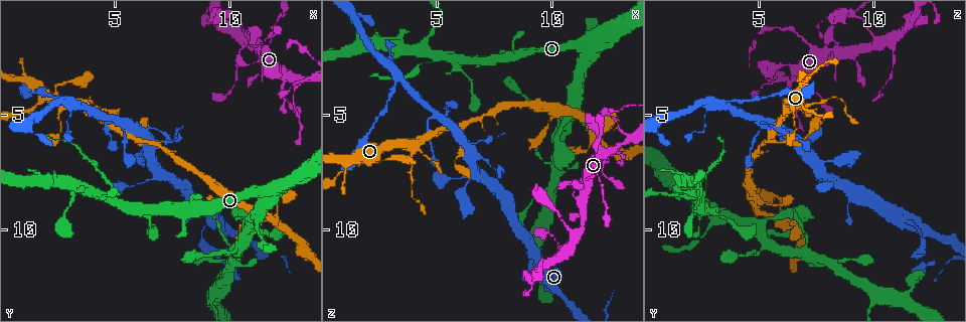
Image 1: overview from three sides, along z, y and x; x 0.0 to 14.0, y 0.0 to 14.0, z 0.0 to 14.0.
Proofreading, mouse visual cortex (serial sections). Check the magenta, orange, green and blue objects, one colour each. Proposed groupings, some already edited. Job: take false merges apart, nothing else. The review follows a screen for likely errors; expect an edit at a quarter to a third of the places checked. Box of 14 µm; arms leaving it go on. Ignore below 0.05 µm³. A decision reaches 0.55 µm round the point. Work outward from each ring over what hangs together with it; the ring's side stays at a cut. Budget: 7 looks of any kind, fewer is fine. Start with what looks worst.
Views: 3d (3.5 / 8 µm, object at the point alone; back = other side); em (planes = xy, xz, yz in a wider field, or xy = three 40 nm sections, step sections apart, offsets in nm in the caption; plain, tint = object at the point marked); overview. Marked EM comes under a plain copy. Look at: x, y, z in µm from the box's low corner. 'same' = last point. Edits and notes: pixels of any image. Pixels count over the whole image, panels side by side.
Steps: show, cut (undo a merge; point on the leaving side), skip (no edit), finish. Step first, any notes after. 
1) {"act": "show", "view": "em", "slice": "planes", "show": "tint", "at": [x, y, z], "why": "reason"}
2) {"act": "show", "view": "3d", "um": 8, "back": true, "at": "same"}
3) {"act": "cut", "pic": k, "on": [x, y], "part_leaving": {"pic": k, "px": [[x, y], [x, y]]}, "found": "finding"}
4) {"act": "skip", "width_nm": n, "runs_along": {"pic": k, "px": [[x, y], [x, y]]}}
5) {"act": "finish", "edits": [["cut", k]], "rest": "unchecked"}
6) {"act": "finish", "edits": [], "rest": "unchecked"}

{"act": "show", "view": "3d", "um": 3.5, "back": true, "at": [4.5, 7.7, 2.8]}

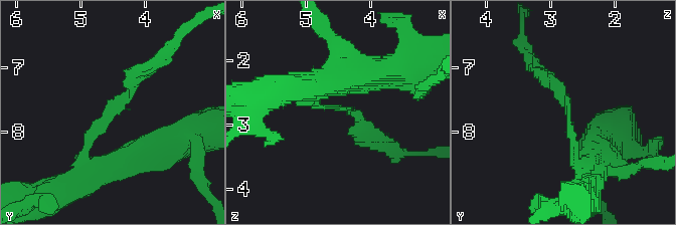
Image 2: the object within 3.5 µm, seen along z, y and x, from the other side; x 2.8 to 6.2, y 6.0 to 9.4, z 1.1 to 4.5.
{"act": "show", "view": "em", "slice": "xy", "step": 3, "show": "tint", "at": [4.60, 7.70, 2.70]}

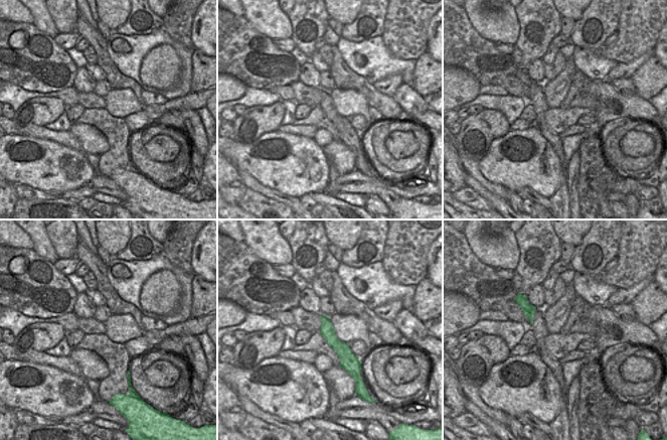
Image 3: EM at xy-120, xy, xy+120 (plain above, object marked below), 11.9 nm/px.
{"act": "skip", "arm_widths_nm": [150, 150], "runs_along": {"pic": 2, "px": [[89, 177], [92, 131], [147, 69]]}, "found": "continuous, no second cell"}

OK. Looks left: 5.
{"act": "show", "view": "3d", "um": 3.5, "at": [11.6, 1.9, 7.8], "why": "sharp bend"}

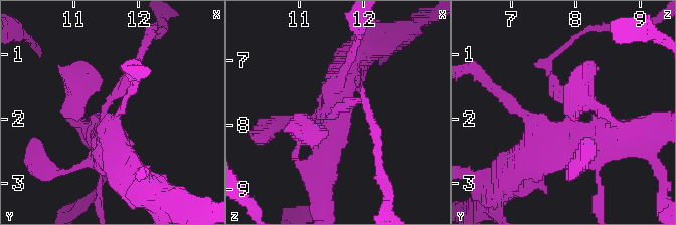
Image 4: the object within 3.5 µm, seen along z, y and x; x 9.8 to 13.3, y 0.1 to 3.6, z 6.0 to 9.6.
{"act": "show", "view": "em", "slice": "xy", "step": 5, "show": "tint", "at": [11.50, 1.85, 7.85], "why": "now the EM"}

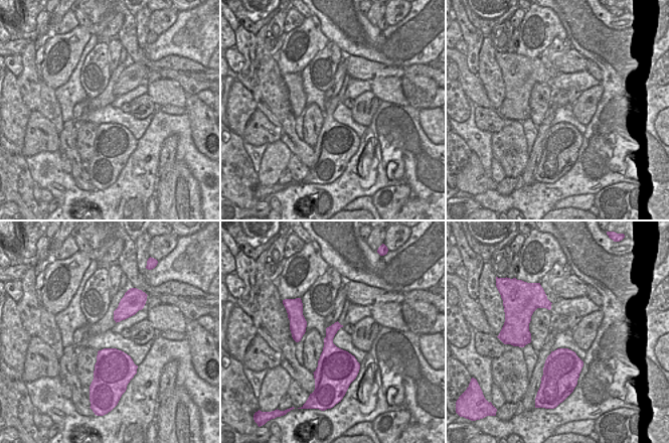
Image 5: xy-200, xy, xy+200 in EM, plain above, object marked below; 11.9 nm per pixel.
{"act": "skip", "runs_along": {"pic": 4, "px": [[115, 146], [106, 105], [140, 59]]}, "found": "continuous, no second cell"}

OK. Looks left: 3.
{"act": "show", "view": "3d", "um": 3.5, "at": [3.9, 4.7, 7.1], "why": "narrows sharply"}

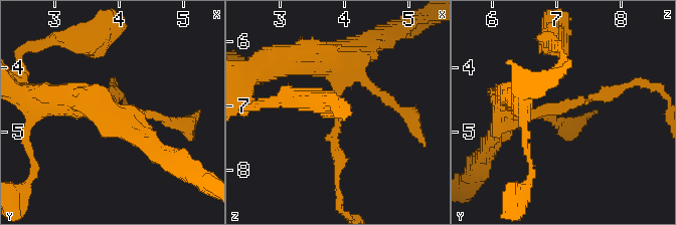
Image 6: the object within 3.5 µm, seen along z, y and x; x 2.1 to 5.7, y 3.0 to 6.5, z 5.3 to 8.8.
{"act": "show", "view": "em", "slice": "xy", "step": 3, "show": "tint", "at": "same", "arm_widths_nm": [200, 350]}

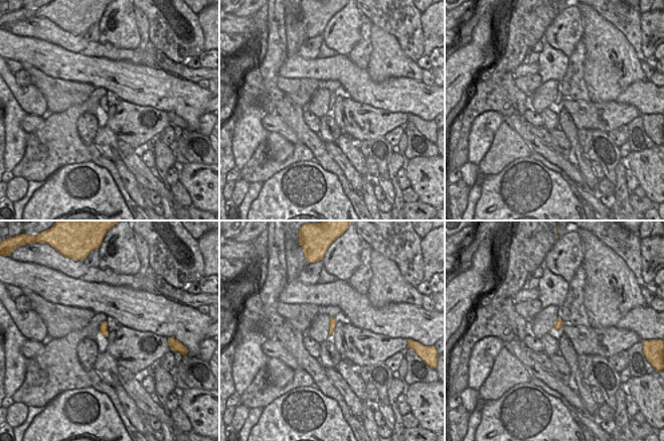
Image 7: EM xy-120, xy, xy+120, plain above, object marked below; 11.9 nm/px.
{"act": "show", "view": "em", "slice": "xy", "step": 5, "show": "tint", "at": "same", "why": "cut it another way"}

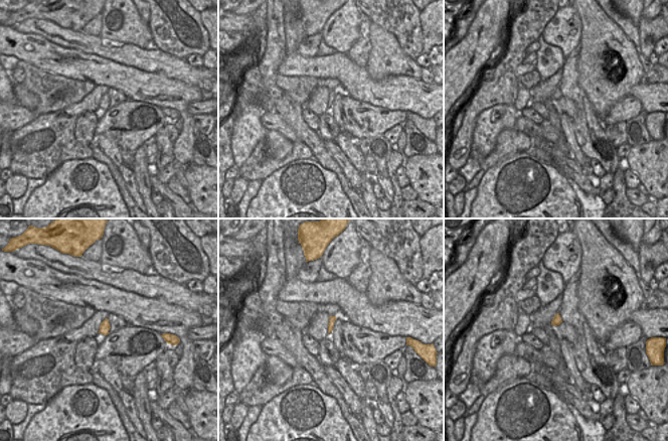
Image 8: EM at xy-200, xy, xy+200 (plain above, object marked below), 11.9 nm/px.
{"act": "cut", "pic": 6, "on": [595, 97], "part_leaving": {"pic": 6, "px": [[563, 107], [633, 83], [653, 86]]}, "found": "a second cell is stuck on"}

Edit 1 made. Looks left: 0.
{"act": "finish", "edits": [["cut", 6]], "rest": "unchecked"}

